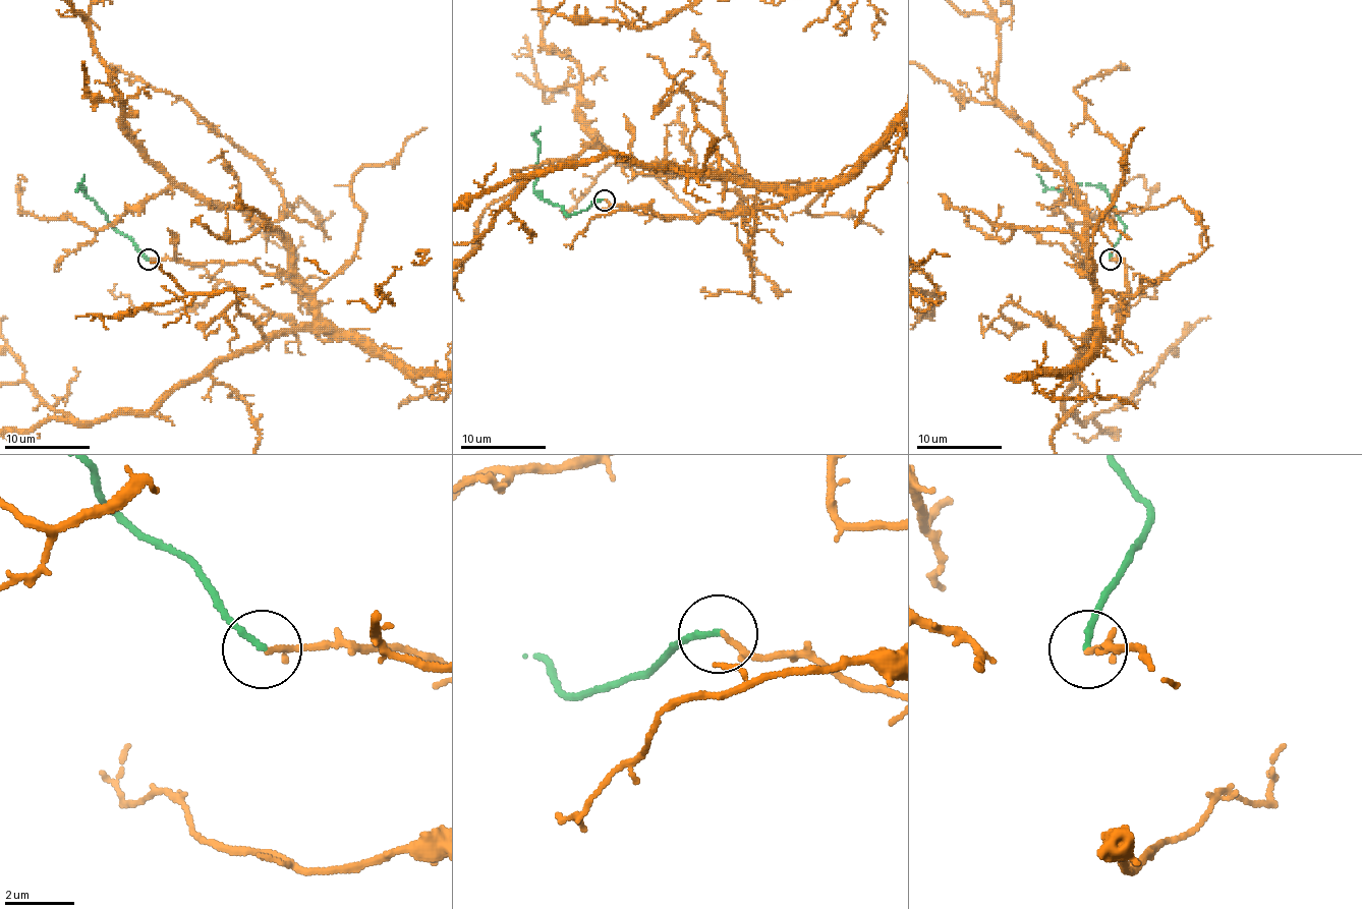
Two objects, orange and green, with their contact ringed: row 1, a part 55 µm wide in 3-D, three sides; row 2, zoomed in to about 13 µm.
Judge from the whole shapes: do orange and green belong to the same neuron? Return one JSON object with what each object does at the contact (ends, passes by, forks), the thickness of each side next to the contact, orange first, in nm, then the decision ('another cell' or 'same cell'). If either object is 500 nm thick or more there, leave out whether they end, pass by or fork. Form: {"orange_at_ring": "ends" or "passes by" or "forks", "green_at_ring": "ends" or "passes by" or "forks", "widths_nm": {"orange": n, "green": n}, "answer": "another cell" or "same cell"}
{"orange_at_ring": "ends", "green_at_ring": "ends", "widths_nm": {"orange": 160, "green": 170}, "answer": "another cell"}

